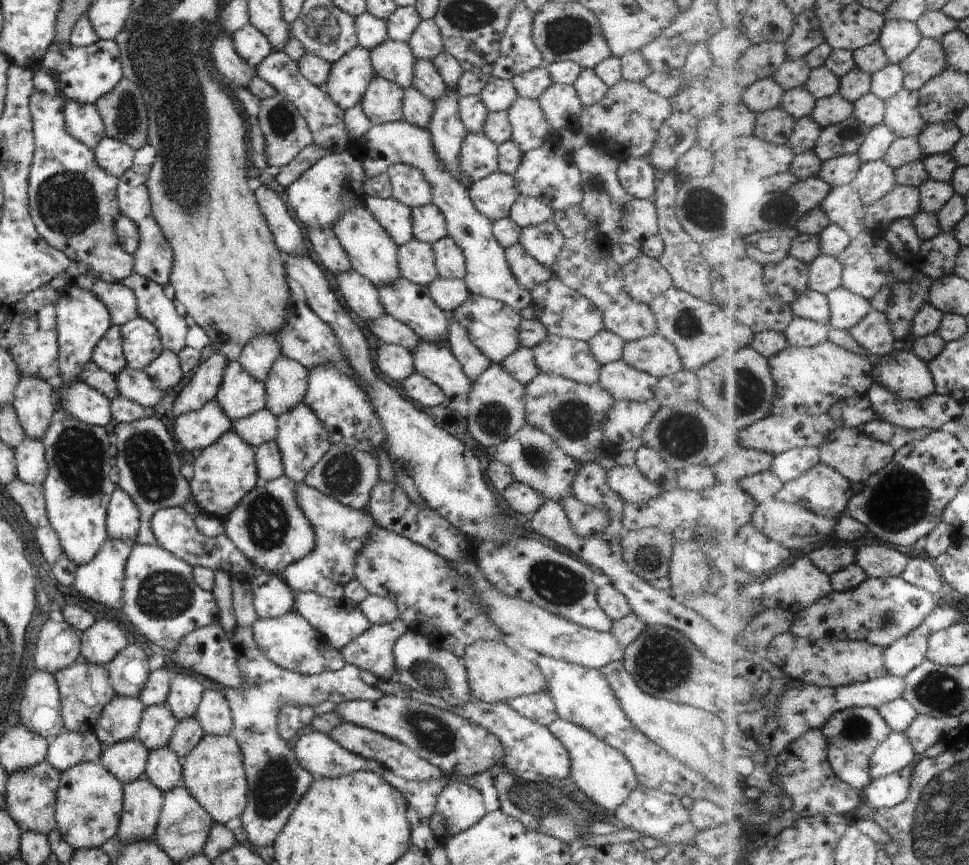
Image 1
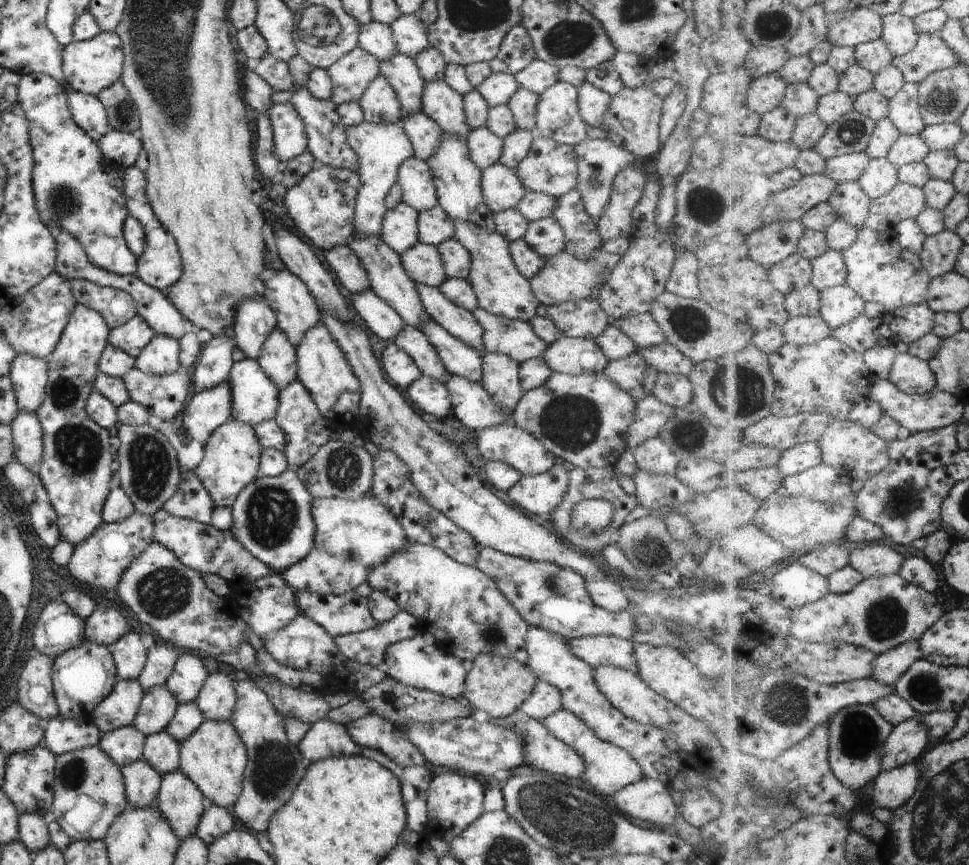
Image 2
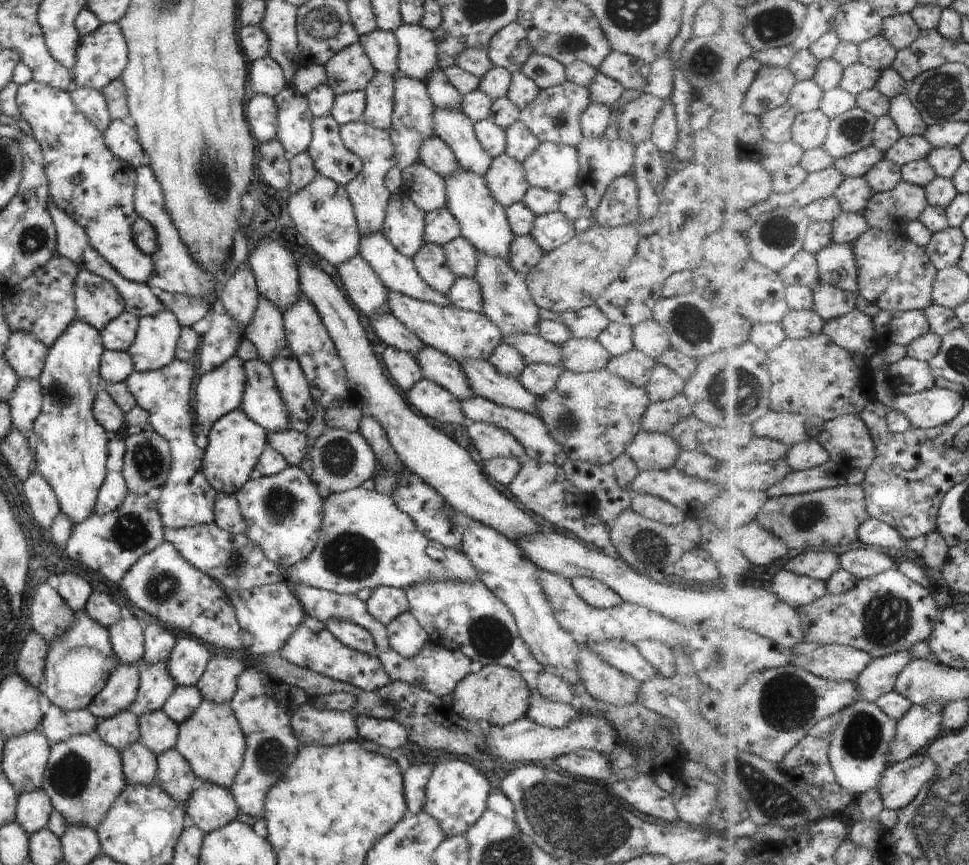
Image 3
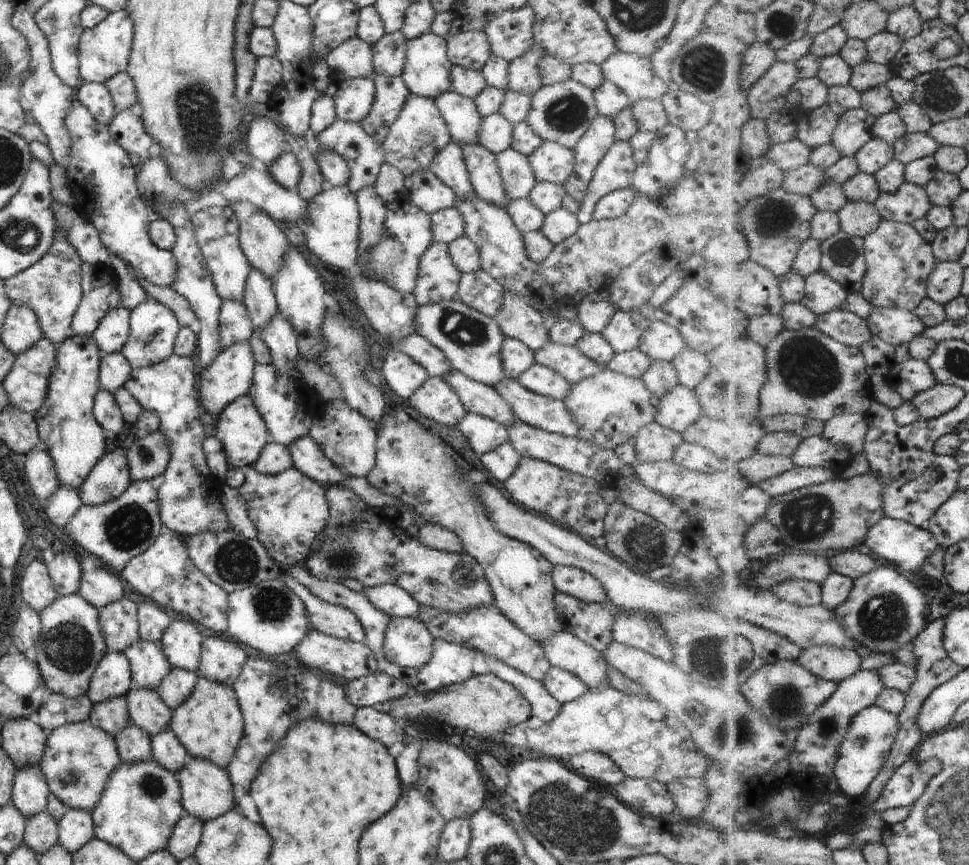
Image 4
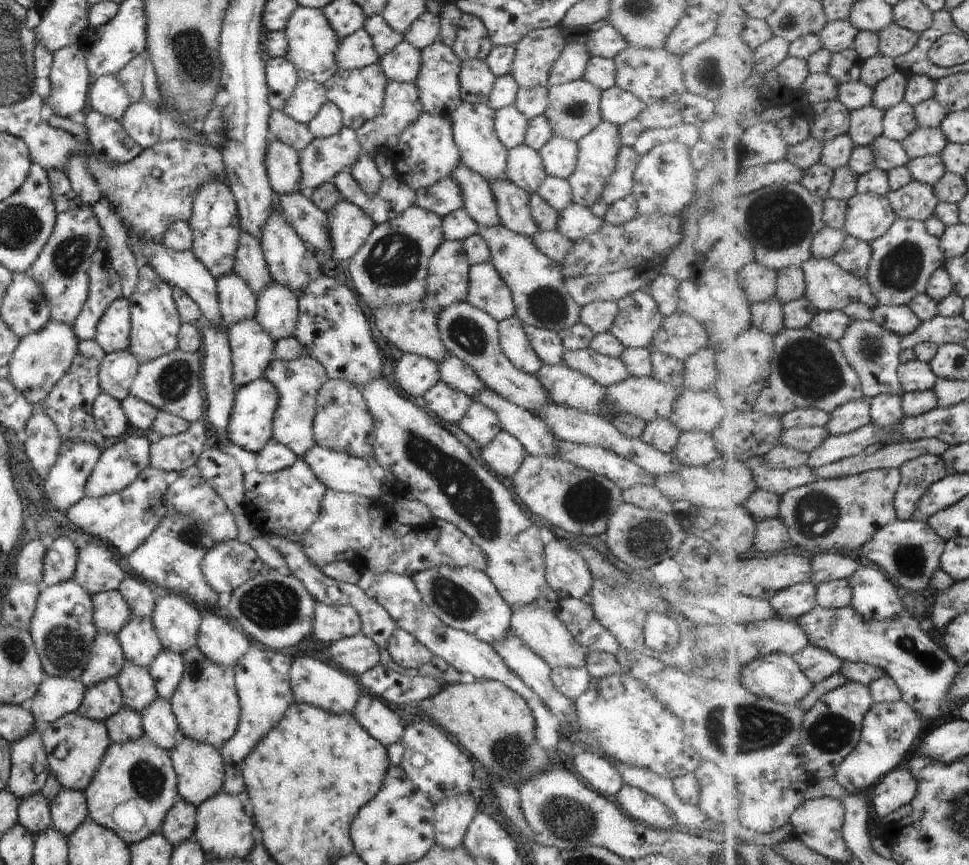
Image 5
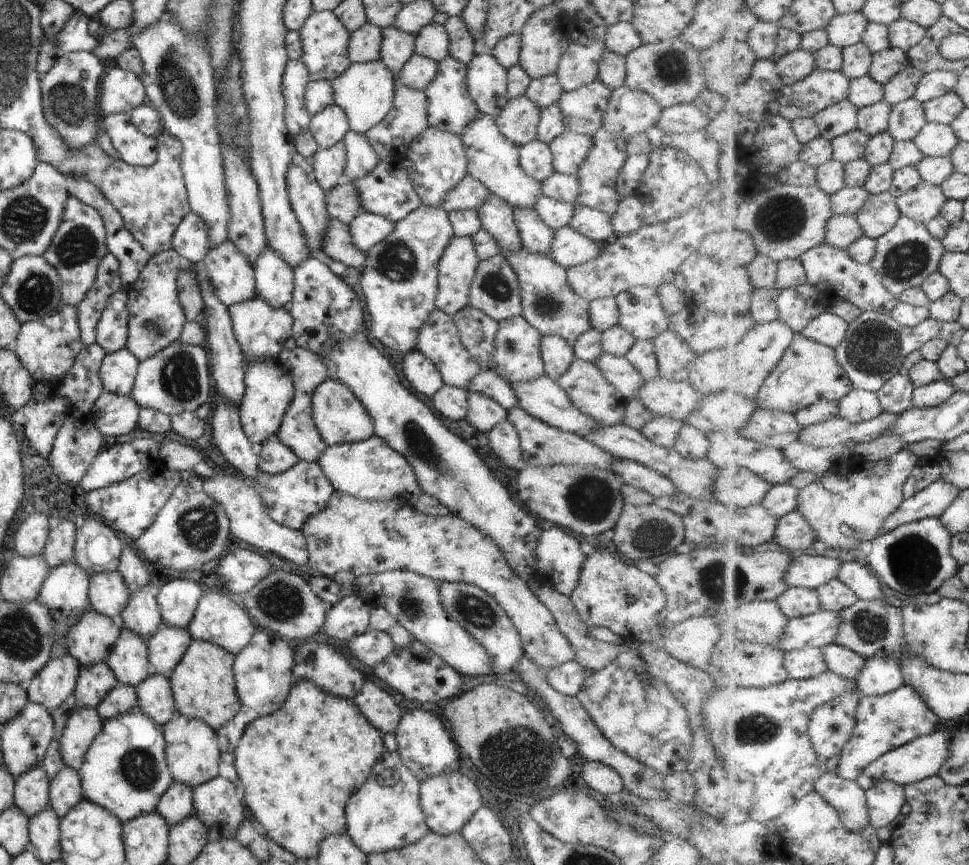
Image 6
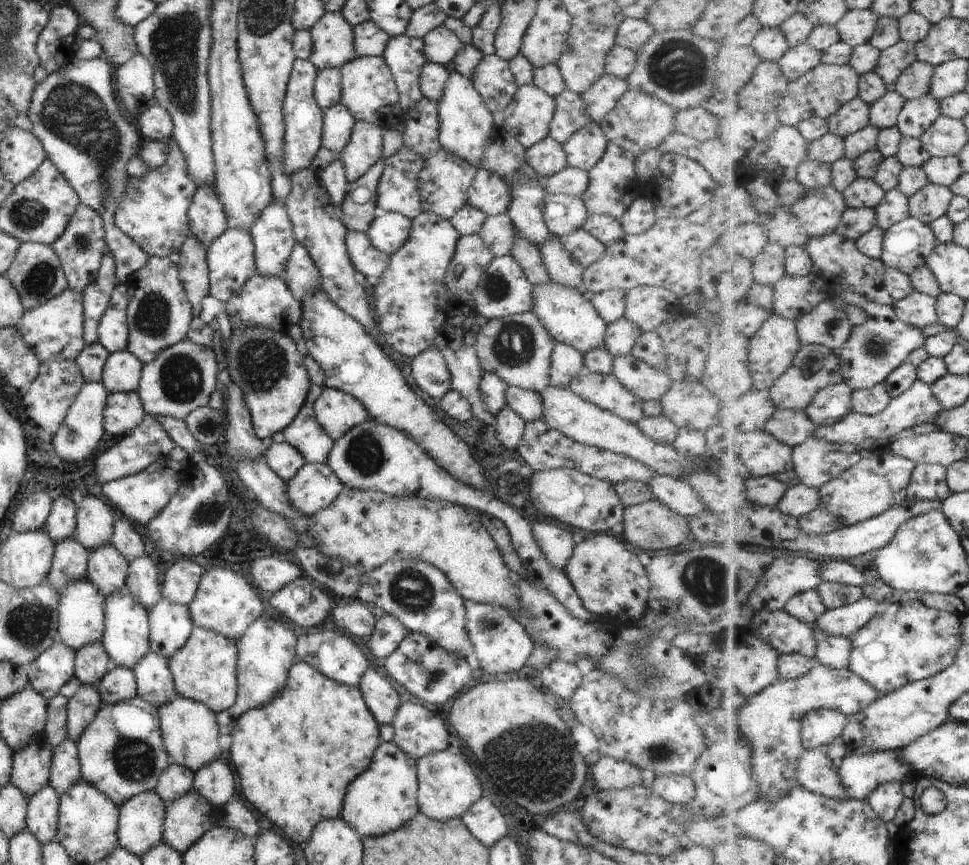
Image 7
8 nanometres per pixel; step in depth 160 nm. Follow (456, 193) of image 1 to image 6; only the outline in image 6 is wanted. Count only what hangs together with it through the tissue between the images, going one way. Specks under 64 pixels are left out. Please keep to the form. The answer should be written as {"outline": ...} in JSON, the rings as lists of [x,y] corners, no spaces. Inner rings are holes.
{"outline":[[[340,141],[329,148],[318,148],[309,160],[313,176],[323,193],[331,192],[333,188],[345,184],[346,154]],[[555,335],[541,338],[539,353],[543,362],[544,375],[551,381],[557,380],[575,360],[571,344]]]}

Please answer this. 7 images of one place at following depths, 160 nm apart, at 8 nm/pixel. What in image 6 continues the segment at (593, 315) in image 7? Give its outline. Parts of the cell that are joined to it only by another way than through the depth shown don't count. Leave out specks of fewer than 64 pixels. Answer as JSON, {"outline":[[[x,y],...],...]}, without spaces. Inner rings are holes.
{"outline":[[[525,248],[517,252],[504,254],[509,268],[515,270],[519,282],[519,298],[521,298],[521,314],[542,336],[555,335],[572,344],[583,334],[591,330],[589,324],[589,308],[587,300],[573,292],[567,281],[566,270],[552,259],[531,254]]]}

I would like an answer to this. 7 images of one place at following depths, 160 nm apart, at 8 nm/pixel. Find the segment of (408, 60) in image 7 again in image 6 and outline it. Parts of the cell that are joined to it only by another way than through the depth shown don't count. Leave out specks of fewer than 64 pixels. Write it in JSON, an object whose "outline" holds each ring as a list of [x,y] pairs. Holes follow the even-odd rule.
{"outline":[[[392,27],[381,30],[379,61],[387,68],[393,79],[397,74],[397,70],[413,54],[414,44],[414,37],[405,32],[400,32]]]}

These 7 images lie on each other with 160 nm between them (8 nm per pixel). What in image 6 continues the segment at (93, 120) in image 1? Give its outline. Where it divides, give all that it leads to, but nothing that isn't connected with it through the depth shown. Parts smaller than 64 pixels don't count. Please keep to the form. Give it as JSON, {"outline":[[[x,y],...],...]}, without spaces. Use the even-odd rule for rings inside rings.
{"outline":[[[116,66],[108,68],[100,82],[97,104],[103,115],[131,113],[146,102],[141,80]]]}

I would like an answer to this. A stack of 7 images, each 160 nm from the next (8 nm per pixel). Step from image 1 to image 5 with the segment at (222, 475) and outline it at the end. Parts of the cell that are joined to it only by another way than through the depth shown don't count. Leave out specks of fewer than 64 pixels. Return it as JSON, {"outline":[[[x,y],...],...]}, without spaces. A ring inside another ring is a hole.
{"outline":[[[259,377],[247,384],[235,389],[234,401],[228,416],[226,431],[226,441],[237,444],[255,454],[259,452],[265,443],[272,440],[272,418],[276,409],[277,393],[270,382]]]}

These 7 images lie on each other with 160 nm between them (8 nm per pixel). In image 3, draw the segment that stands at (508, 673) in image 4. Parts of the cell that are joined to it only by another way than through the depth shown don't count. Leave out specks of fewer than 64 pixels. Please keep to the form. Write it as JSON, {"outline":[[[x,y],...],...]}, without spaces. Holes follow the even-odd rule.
{"outline":[[[534,689],[529,690],[529,692],[530,702],[526,713],[535,724],[550,729],[561,729],[578,716],[578,712],[571,704],[543,700]]]}

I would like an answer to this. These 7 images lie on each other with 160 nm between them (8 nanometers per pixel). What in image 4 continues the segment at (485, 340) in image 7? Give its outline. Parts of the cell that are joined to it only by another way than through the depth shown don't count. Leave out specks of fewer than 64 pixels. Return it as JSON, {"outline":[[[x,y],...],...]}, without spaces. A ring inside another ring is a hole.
{"outline":[[[504,337],[500,344],[500,361],[507,378],[515,379],[534,363],[533,353],[518,340]]]}

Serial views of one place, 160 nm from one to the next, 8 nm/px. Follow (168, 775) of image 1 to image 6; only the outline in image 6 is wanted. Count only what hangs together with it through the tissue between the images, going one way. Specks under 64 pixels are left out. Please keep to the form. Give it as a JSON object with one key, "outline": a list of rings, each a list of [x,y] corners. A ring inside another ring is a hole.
{"outline":[[[113,616],[111,620],[119,630],[119,636],[104,662],[120,685],[135,687],[153,672],[148,662],[146,641],[123,628],[121,616]]]}

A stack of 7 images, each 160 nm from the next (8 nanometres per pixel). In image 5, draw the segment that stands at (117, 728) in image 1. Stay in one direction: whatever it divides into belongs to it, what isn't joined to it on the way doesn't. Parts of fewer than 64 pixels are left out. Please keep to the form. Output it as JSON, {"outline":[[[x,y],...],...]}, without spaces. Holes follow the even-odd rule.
{"outline":[[[96,628],[96,637],[89,649],[87,666],[78,678],[87,688],[109,677],[115,678],[124,665],[124,654],[118,640]]]}

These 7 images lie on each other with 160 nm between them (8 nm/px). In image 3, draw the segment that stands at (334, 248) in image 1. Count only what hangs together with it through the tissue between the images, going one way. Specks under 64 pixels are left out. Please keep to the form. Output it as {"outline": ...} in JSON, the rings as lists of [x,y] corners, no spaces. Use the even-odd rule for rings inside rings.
{"outline":[[[359,256],[349,257],[337,266],[339,280],[353,307],[367,318],[381,313],[389,313],[387,306],[387,290],[375,276],[371,267]]]}

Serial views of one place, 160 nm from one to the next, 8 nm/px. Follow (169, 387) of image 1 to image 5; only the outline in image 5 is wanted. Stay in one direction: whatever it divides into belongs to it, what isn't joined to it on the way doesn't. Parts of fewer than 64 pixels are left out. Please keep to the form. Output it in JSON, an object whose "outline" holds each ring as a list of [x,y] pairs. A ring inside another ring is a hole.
{"outline":[[[147,265],[138,267],[135,292],[128,298],[128,313],[130,325],[126,351],[139,365],[176,348],[176,336],[181,322],[172,299],[172,288],[165,284]]]}

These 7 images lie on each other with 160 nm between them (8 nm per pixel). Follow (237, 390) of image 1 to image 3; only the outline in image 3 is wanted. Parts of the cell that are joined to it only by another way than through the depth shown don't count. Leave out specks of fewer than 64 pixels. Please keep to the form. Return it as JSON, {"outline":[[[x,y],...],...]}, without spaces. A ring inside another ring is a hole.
{"outline":[[[258,358],[242,364],[244,383],[238,408],[267,433],[288,429],[285,405],[270,368]]]}

